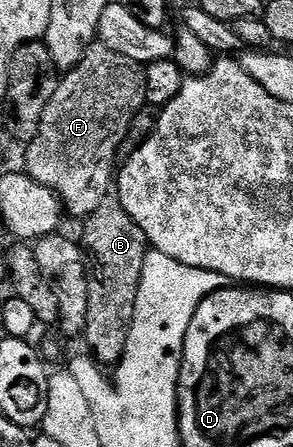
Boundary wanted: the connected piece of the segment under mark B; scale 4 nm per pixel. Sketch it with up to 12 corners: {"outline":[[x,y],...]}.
{"outline":[[116,198],[79,240],[91,261],[87,338],[115,366],[149,239]]}

